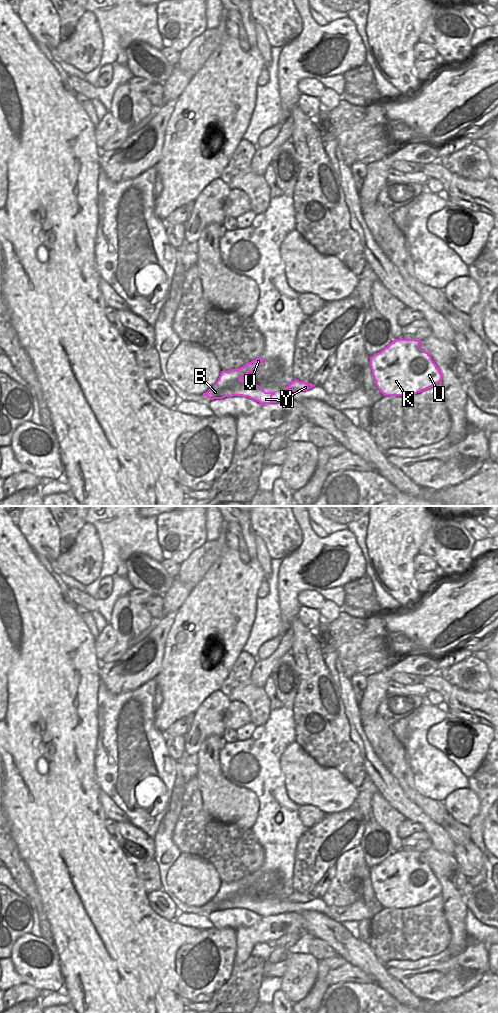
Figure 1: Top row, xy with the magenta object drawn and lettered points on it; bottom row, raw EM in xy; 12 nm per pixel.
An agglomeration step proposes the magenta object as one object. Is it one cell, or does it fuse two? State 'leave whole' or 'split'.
leave whole

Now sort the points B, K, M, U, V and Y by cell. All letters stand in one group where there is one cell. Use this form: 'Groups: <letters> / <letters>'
Groups: B K M U V Y

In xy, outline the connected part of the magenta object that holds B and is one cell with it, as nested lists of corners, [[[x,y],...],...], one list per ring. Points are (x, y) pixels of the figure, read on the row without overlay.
[[[259,869],[243,877],[241,880],[221,883],[213,899],[203,905],[203,907],[207,908],[210,912],[233,908],[248,909],[259,914],[261,917],[279,914],[280,912],[272,910],[275,904],[265,904],[263,899],[248,896],[245,892],[241,891],[261,877],[263,873],[264,871]]]

